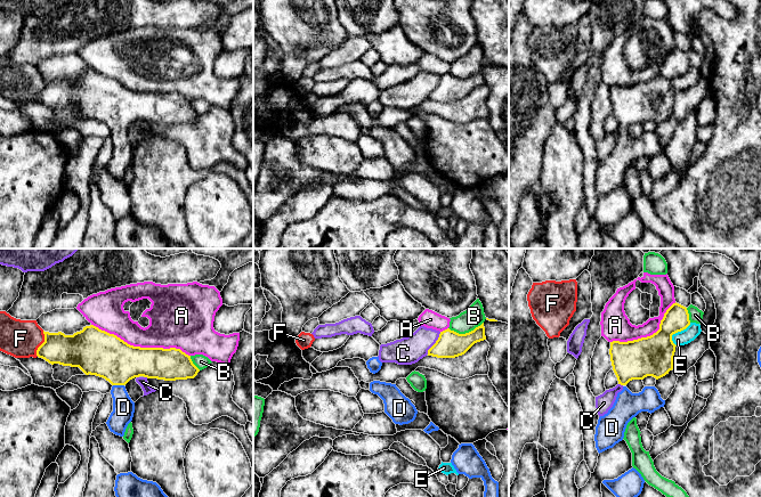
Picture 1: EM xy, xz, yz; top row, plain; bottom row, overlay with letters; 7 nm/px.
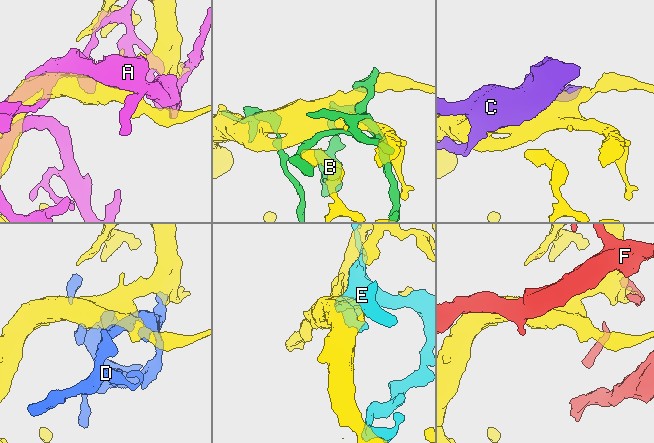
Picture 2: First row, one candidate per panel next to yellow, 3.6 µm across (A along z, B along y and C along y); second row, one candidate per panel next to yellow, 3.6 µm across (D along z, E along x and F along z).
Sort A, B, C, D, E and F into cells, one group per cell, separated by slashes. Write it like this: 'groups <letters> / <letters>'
groups A / B / C / D / E / F

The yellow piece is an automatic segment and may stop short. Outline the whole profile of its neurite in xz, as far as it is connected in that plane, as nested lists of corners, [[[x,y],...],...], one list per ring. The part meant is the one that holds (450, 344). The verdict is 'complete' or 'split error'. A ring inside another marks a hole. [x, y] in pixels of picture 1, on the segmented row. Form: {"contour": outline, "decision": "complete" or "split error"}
{"contour": [[[484,323],[465,334],[459,334],[447,328],[440,332],[436,343],[428,350],[428,356],[455,358],[464,355],[475,343],[484,340],[486,340]]], "decision": "complete"}

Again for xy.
{"contour": [[[90,325],[73,335],[44,332],[44,342],[37,356],[49,364],[79,367],[86,375],[96,375],[113,386],[113,412],[106,424],[123,437],[132,421],[135,402],[126,384],[139,376],[164,381],[194,378],[200,369],[180,349],[133,347],[114,334]]], "decision": "split error"}

